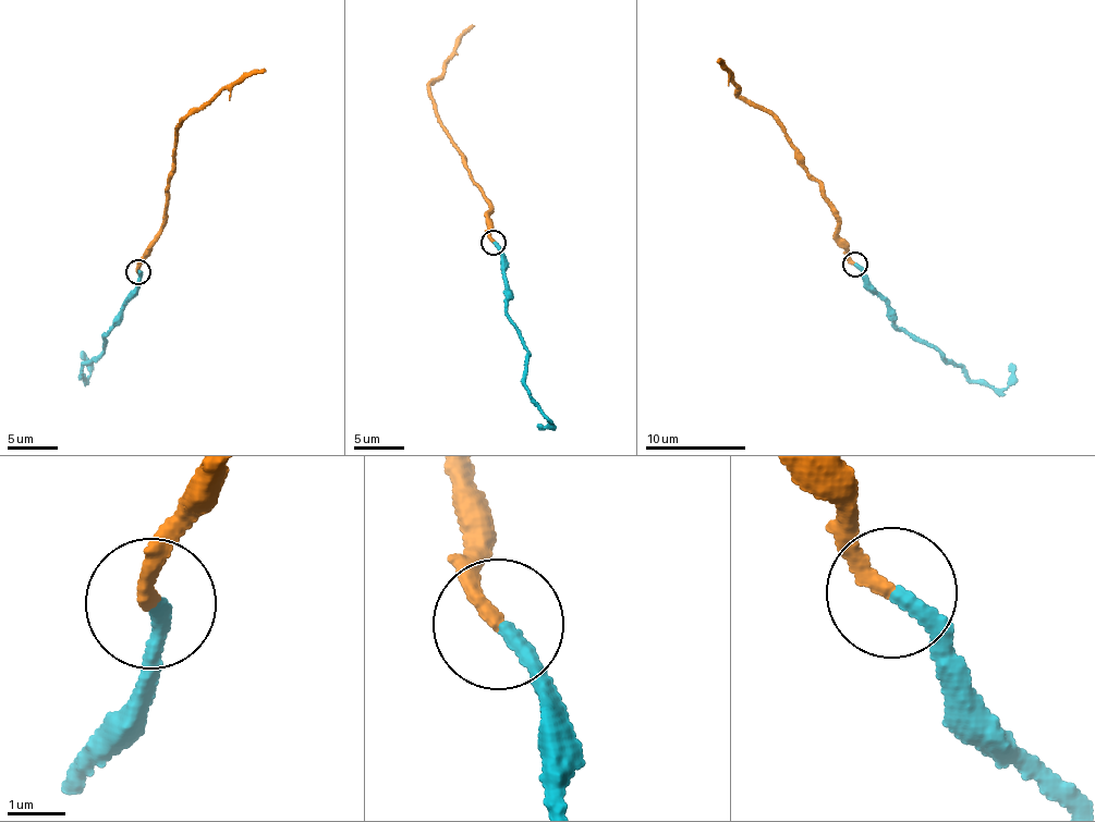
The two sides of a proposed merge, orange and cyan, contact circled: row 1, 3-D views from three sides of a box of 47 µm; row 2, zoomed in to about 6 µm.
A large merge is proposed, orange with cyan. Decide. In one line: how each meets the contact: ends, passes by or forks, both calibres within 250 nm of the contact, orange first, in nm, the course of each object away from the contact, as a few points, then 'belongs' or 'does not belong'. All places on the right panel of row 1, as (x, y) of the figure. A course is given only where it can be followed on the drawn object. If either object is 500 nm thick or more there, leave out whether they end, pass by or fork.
orange ends there; cyan ends there; 280 nm thick on the orange side, 280 nm on the other; orange runs (854, 265), (837, 233), (836, 216), (824, 187), (807, 172), (786, 130), (739, 95), (741, 89), (719, 61); cyan runs (854, 265), (863, 279), (887, 303), (899, 327), (936, 348), (970, 378), (1001, 390), (1008, 385), (1010, 364); does not belong

